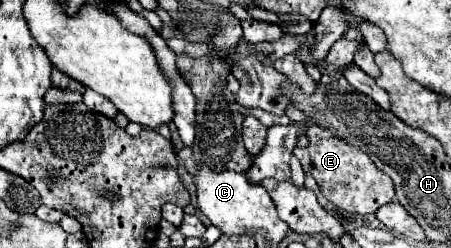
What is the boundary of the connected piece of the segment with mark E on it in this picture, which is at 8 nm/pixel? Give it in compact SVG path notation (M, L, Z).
M311 125L307 129L307 139L309 139L309 145L305 149L297 147L293 153L301 161L303 171L313 175L313 179L321 187L321 193L333 205L349 213L367 215L367 213L375 213L381 205L395 199L391 177L387 177L387 173L377 169L375 163L365 153L337 139L329 131L323 131L317 125Z

